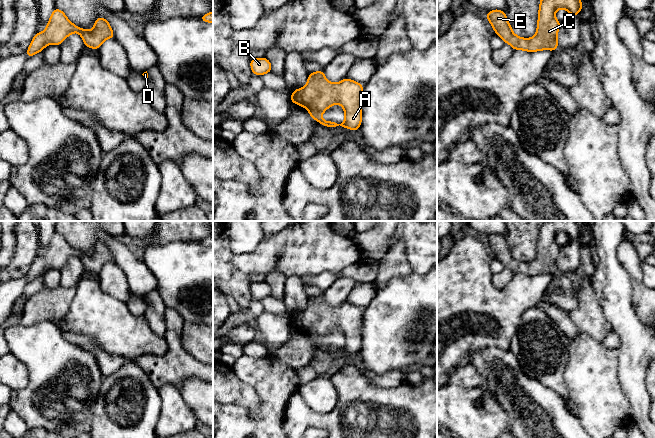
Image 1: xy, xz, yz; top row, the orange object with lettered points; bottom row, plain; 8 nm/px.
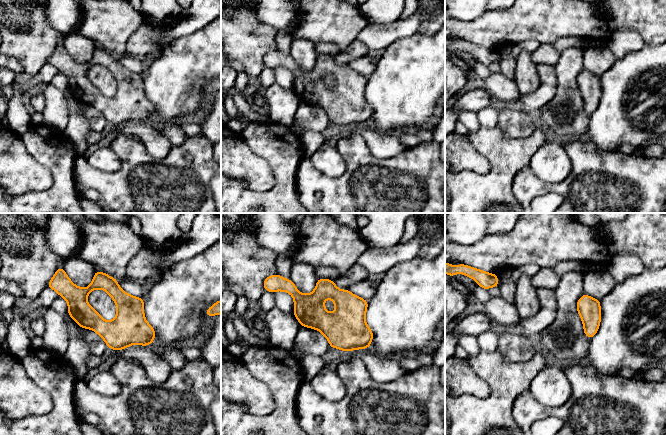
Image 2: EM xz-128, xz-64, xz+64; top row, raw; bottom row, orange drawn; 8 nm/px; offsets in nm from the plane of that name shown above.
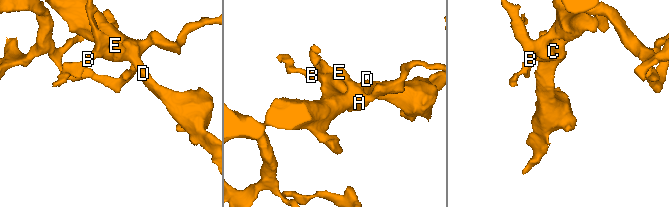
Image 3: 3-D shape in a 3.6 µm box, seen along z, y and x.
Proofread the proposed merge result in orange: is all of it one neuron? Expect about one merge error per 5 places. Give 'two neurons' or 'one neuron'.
one neuron

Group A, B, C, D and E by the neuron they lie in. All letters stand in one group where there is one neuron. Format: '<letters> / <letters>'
A B C D E

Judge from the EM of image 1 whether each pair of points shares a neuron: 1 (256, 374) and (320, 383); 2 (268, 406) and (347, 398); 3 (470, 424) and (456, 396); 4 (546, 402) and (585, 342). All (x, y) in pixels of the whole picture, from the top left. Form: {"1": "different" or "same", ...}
{"1": "different", "2": "different", "3": "same", "4": "different"}

